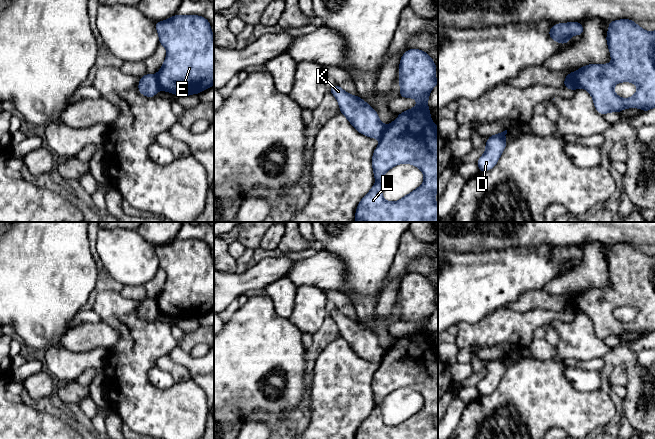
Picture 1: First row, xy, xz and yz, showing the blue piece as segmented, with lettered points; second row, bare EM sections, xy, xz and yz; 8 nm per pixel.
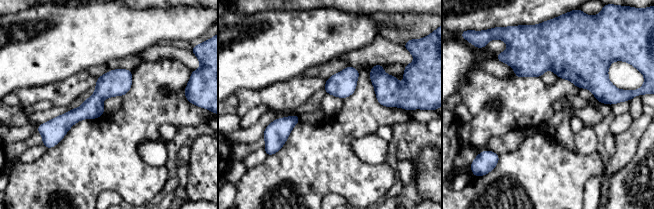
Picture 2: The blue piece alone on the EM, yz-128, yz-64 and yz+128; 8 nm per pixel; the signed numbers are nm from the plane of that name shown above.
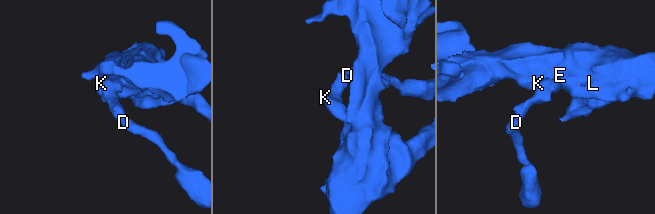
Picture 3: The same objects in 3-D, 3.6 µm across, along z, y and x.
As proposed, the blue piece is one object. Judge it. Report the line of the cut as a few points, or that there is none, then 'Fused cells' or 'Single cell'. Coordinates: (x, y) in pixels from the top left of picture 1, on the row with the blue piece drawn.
Split along xy (155, 75), (160, 89). Fused cells

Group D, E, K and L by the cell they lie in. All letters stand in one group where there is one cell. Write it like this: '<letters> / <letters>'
D K / E L

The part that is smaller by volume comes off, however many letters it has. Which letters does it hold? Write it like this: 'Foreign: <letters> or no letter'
Foreign: D, K

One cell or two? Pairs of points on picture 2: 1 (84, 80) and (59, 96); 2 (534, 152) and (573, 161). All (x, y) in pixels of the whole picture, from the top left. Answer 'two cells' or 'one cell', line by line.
1: one cell
2: one cell

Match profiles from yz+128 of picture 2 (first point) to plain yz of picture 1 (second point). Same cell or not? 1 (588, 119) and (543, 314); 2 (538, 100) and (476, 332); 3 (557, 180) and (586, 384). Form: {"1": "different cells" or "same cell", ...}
{"1": "different cells", "2": "same cell", "3": "different cells"}

